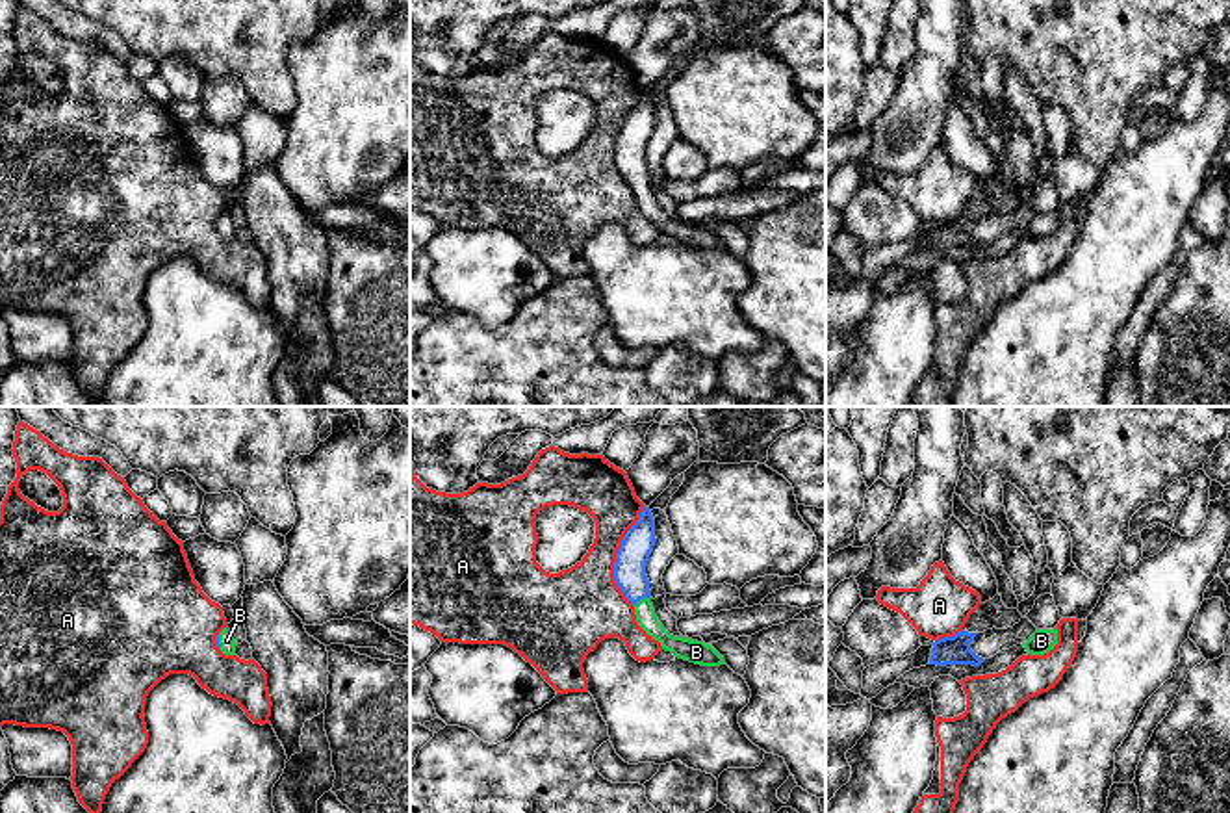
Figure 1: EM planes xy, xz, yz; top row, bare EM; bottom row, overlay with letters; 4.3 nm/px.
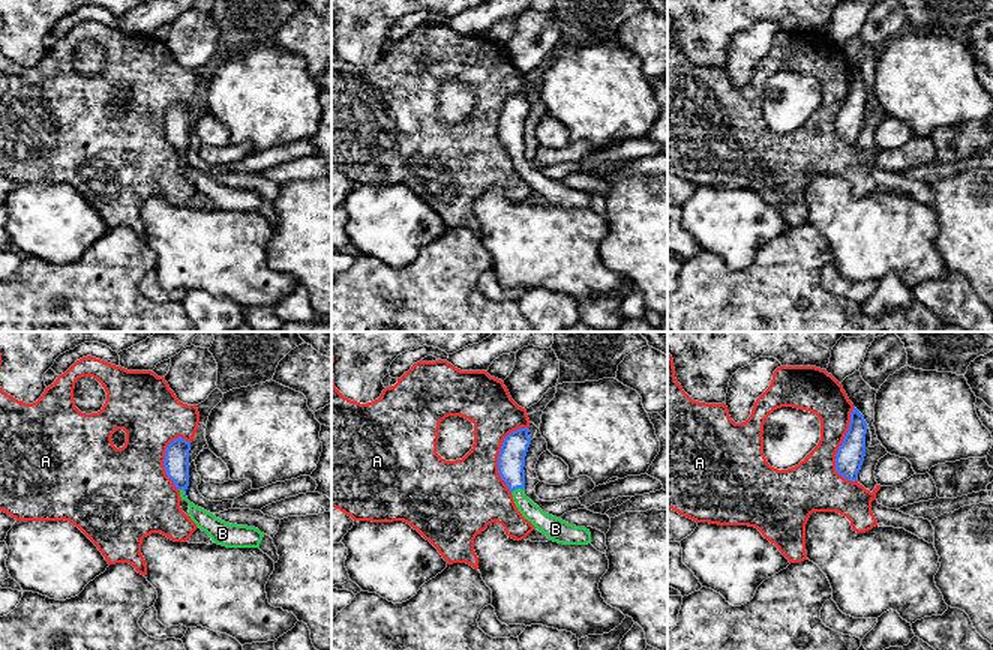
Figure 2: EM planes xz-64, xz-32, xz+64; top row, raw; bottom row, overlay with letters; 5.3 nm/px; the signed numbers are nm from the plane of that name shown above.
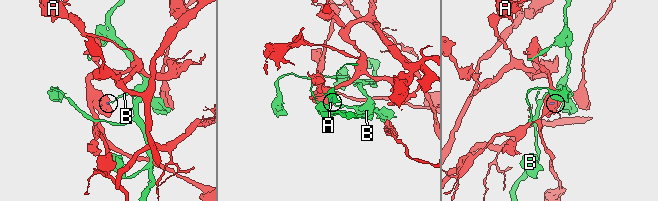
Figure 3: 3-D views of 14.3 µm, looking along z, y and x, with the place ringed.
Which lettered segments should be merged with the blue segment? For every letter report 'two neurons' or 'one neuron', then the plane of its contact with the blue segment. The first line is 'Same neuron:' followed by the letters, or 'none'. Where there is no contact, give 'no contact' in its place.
Same neuron: B
A: two neurons | xz
B: one neuron | xz

